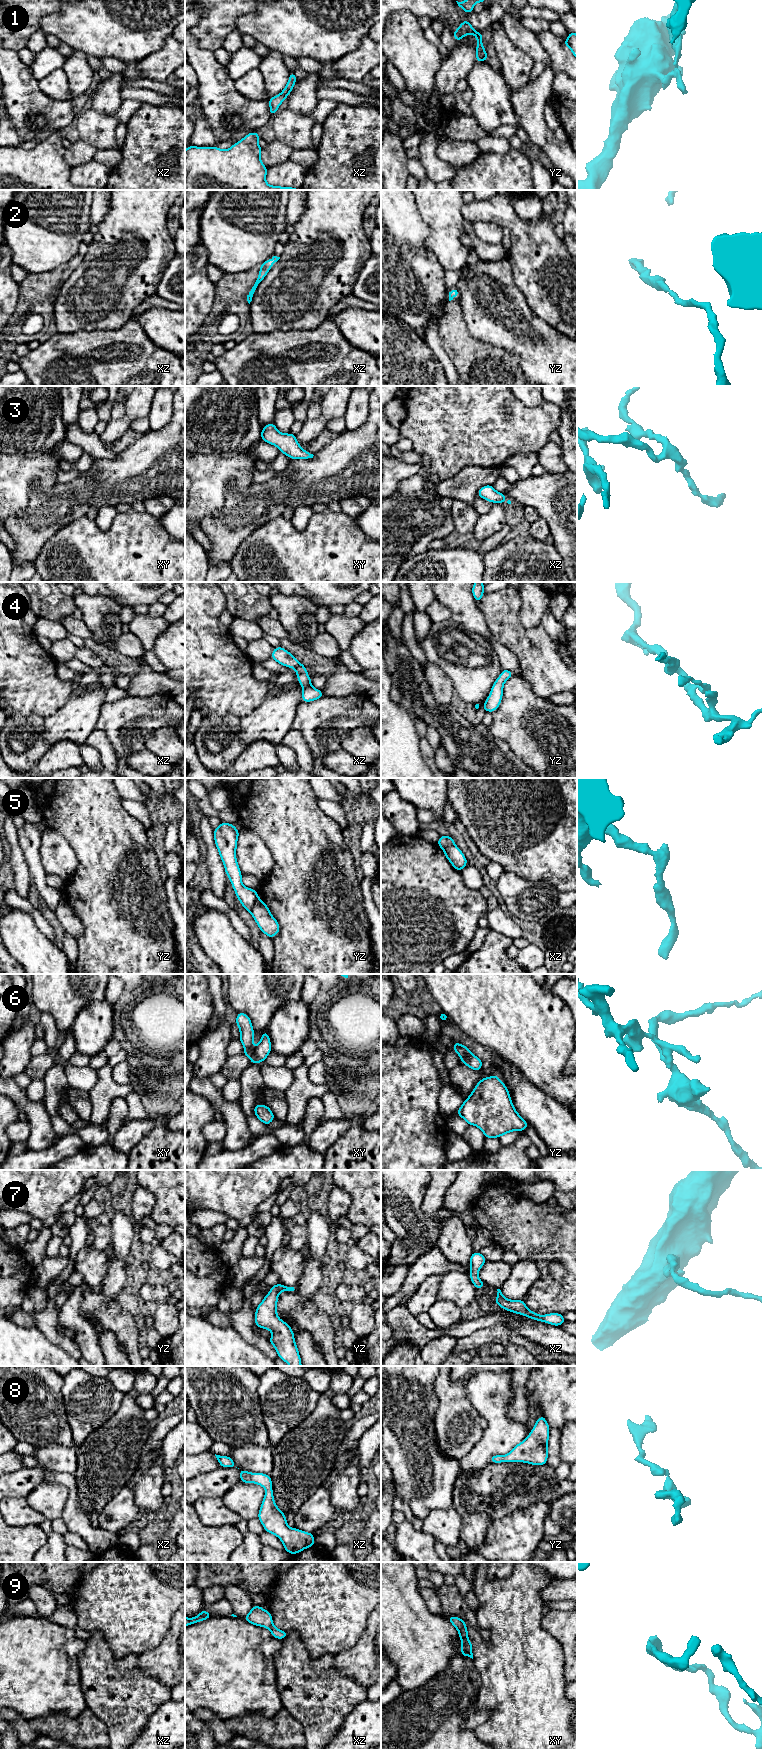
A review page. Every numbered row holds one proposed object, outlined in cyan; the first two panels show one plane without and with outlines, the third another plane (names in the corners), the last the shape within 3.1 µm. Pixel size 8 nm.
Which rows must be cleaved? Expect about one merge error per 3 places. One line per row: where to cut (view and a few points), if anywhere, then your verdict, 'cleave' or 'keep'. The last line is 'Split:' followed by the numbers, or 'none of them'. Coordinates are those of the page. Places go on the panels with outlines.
1: xz (280, 94), (285, 97) | cleave
2: no cut | keep
3: no cut | keep
4: no cut | keep
5: yz (257, 897), (250, 911) | cleave
6: xy (253, 1047), (254, 1054), (259, 1061) | cleave
7: no cut | keep
8: no cut | keep
9: no cut | keep
Split: 1, 5, 6

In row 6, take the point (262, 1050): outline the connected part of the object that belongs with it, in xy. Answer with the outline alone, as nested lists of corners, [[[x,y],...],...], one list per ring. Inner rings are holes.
[[[267,1031],[262,1033],[262,1038],[259,1044],[254,1047],[254,1051],[259,1062],[264,1062],[268,1054],[272,1051],[270,1038]]]

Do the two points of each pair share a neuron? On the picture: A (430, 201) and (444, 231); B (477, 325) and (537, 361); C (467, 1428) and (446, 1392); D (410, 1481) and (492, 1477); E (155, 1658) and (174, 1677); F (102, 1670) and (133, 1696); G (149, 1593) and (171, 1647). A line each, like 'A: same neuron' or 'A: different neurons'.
A: same neuron
B: same neuron
C: same neuron
D: different neurons
E: same neuron
F: same neuron
G: different neurons

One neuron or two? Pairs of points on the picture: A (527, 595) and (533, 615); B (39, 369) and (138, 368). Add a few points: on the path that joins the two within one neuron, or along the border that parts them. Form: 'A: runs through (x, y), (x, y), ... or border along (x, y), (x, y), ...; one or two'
A: runs through (532, 600), (533, 610); one
B: runs through (68, 348), (92, 348), (112, 340), (128, 342); one

